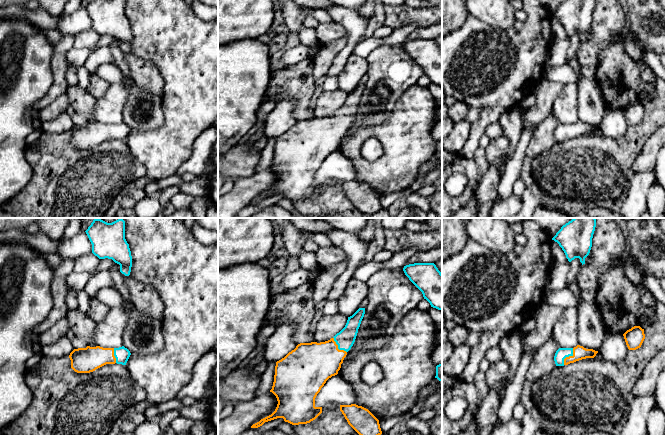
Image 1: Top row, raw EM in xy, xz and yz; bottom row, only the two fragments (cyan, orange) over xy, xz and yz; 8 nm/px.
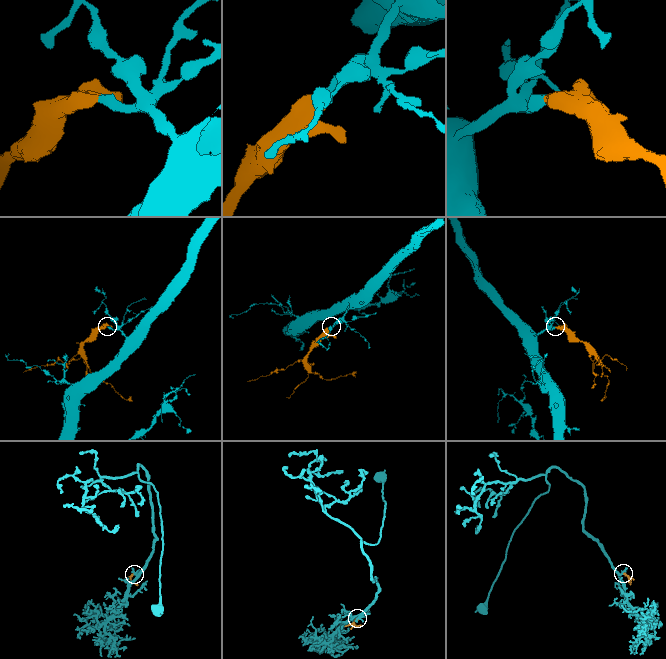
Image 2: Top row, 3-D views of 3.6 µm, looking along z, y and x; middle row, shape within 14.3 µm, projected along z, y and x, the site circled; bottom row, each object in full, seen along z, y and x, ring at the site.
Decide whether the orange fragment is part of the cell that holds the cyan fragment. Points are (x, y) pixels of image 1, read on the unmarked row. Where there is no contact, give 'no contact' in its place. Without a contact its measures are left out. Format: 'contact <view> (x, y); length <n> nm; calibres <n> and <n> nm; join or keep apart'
contact yz (568, 132); length 160 nm; calibres 90 and 110 nm; join

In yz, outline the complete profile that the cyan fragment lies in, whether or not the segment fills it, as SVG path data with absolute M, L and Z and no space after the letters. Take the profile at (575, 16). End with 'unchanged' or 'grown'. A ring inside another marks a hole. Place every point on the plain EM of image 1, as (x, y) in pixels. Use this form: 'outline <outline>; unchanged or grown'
outline M565 0L552 16L559 20L569 38L579 34L583 41L592 23L595 3L596 0Z; unchanged

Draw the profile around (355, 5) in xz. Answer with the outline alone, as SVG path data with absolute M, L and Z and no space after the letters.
M330 0L332 3L339 6L358 11L366 2L366 0Z

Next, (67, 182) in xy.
M44 132L26 147L25 157L32 167L32 178L18 194L0 206L0 218L101 218L119 193L146 176L145 167L132 155L126 141L117 139L106 140L90 149L77 149L71 144L69 132Z

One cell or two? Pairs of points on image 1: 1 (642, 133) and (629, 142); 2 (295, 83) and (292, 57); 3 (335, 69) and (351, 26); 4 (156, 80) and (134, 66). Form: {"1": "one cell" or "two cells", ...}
{"1": "one cell", "2": "two cells", "3": "one cell", "4": "one cell"}

